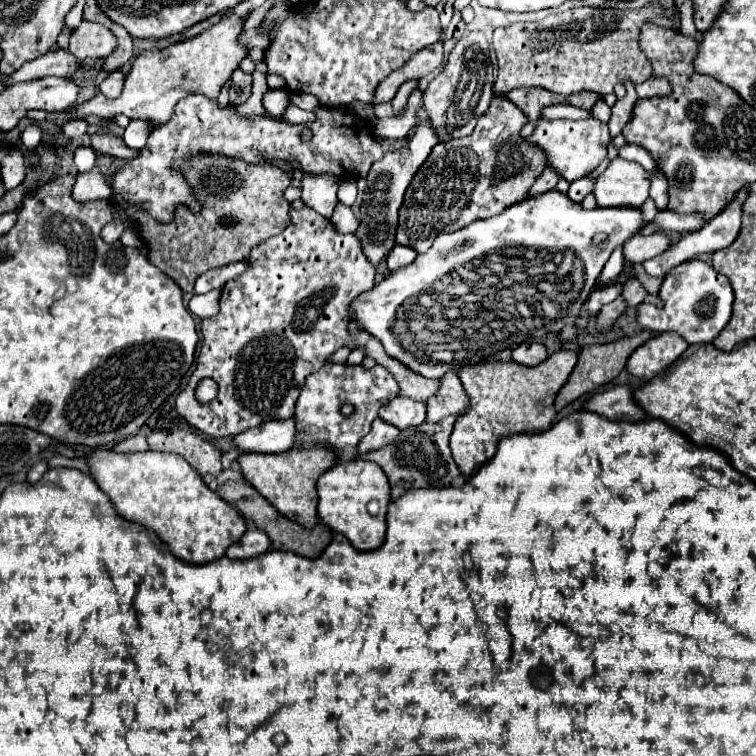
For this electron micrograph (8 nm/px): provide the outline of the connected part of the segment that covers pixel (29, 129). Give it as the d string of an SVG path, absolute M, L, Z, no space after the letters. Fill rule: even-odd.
M31 122L31 124L25 126L25 130L23 130L23 134L21 134L21 142L23 142L29 150L35 150L35 148L39 146L39 142L41 142L41 136L43 136L41 128Z

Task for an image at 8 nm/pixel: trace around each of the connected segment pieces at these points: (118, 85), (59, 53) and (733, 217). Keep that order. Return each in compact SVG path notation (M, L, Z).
M115 70L99 84L99 90L107 98L117 98L121 94L121 90L123 90L123 82L125 82L125 72L123 70Z
M51 50L31 62L25 62L13 76L5 80L5 86L11 86L15 82L29 82L45 76L61 76L61 78L73 78L79 72L79 60L69 50Z
M731 202L731 204L729 204L727 208L723 208L715 218L711 218L703 228L681 236L679 242L671 244L663 254L659 254L659 256L647 260L643 266L645 266L647 274L651 274L651 276L655 276L655 278L665 278L665 274L667 274L671 268L679 266L681 262L687 262L687 260L697 258L697 256L701 256L701 254L713 254L713 252L717 252L717 250L729 246L729 244L735 240L735 236L739 234L739 228L741 228L741 204Z

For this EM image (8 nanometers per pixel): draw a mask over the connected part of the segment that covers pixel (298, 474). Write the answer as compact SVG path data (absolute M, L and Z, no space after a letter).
M325 446L291 448L281 454L241 454L241 472L285 518L307 528L317 526L317 480L323 472L337 464L337 454Z

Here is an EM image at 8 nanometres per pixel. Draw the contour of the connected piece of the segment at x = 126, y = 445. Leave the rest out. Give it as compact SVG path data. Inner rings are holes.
M135 434L135 436L123 440L121 444L117 444L113 450L119 453L127 453L143 452L143 450L147 450L147 448L149 448L149 446L147 446L147 442L145 442L145 436L143 436L143 434Z

